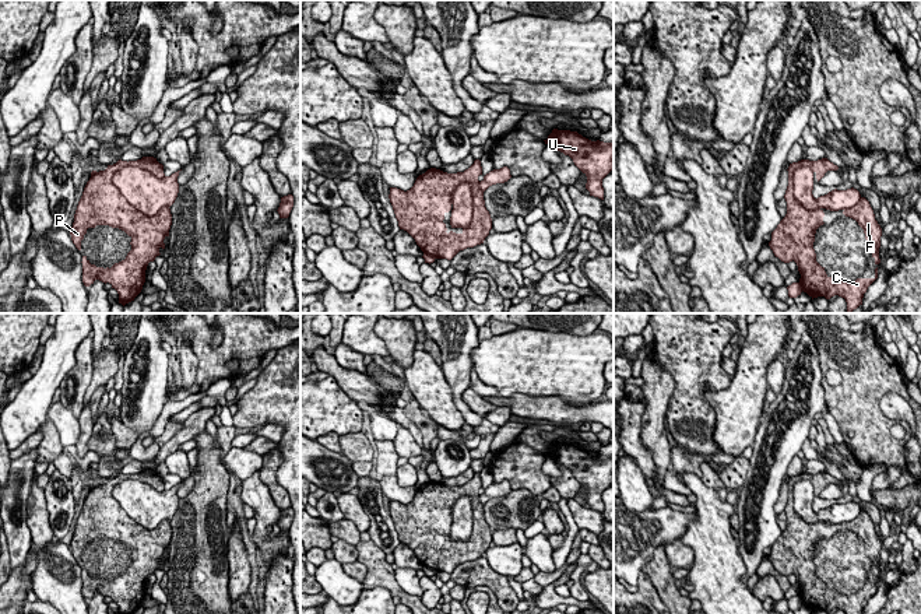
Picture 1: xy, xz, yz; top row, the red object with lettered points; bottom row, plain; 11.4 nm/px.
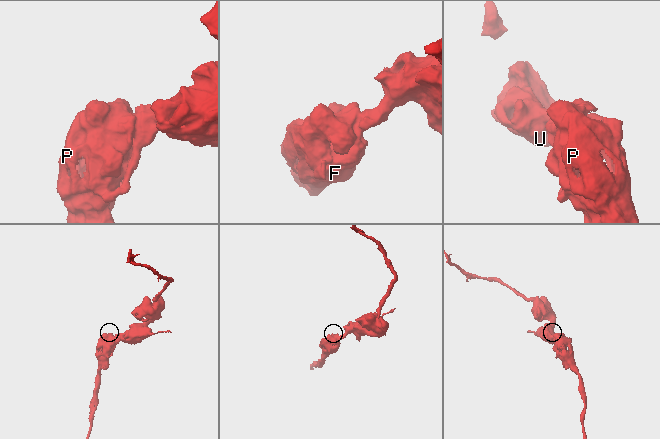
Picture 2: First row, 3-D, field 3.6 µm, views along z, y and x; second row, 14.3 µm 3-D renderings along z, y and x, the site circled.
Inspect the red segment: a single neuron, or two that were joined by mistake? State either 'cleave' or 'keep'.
cleave

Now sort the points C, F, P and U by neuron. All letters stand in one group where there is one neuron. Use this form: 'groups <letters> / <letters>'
groups C F P / U

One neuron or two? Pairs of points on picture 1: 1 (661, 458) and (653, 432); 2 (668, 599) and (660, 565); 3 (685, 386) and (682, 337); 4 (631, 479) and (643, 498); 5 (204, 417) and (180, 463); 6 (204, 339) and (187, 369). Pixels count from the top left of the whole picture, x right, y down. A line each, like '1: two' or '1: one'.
1: one
2: one
3: one
4: one
5: two
6: two

